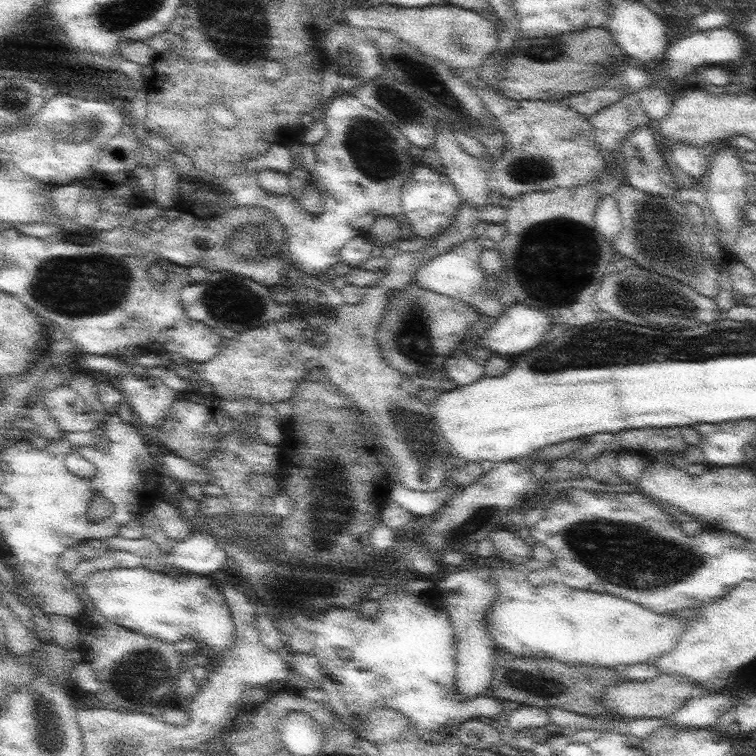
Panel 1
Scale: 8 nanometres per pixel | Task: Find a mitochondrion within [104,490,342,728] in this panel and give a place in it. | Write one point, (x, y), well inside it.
(136, 666)

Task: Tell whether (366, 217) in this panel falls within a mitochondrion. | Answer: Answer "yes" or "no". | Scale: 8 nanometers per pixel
no

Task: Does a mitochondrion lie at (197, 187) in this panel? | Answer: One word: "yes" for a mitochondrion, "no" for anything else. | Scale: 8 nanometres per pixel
no

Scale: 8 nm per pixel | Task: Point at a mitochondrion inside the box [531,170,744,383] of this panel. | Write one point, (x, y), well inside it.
(649, 218)

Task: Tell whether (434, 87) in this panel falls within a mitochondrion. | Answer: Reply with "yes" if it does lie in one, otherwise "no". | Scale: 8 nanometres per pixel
yes

